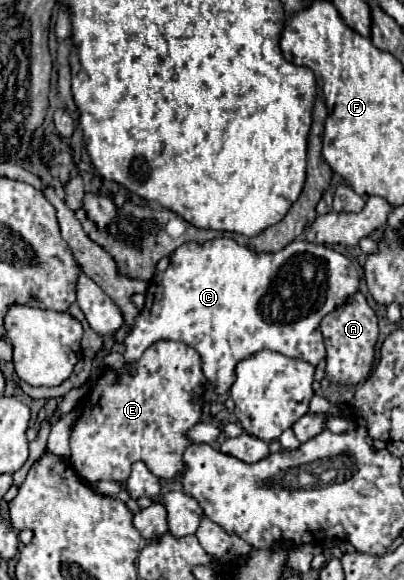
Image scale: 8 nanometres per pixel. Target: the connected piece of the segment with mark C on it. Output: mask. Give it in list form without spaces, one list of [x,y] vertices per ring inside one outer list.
[[[230,237],[212,239],[204,245],[184,243],[174,251],[168,269],[156,273],[150,281],[146,305],[126,339],[124,359],[128,363],[138,361],[142,353],[158,341],[182,341],[198,351],[204,377],[214,387],[214,393],[222,395],[234,383],[234,363],[254,351],[278,351],[286,357],[302,359],[316,367],[318,361],[326,357],[322,333],[318,329],[322,317],[334,311],[334,307],[342,305],[356,291],[358,273],[352,261],[326,245],[294,239],[276,253],[256,253],[238,245]]]

